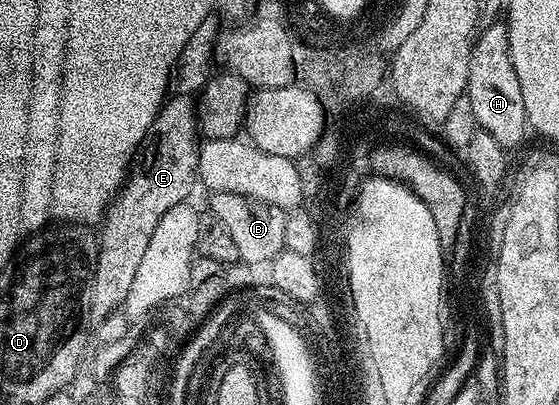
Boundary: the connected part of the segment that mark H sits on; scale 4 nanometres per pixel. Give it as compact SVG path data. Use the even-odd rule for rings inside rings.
M506 22L491 23L473 45L465 93L469 97L469 105L473 105L473 117L478 130L493 133L493 137L497 137L505 149L517 146L523 134L528 134L525 101L521 101L521 84L517 82L517 69L513 69L513 57L509 53Z

